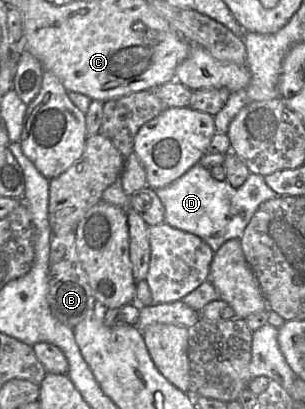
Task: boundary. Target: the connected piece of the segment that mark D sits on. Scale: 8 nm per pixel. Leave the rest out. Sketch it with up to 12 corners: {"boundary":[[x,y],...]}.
{"boundary":[[199,162],[155,191],[164,221],[214,252],[279,196],[263,175],[235,188]]}

